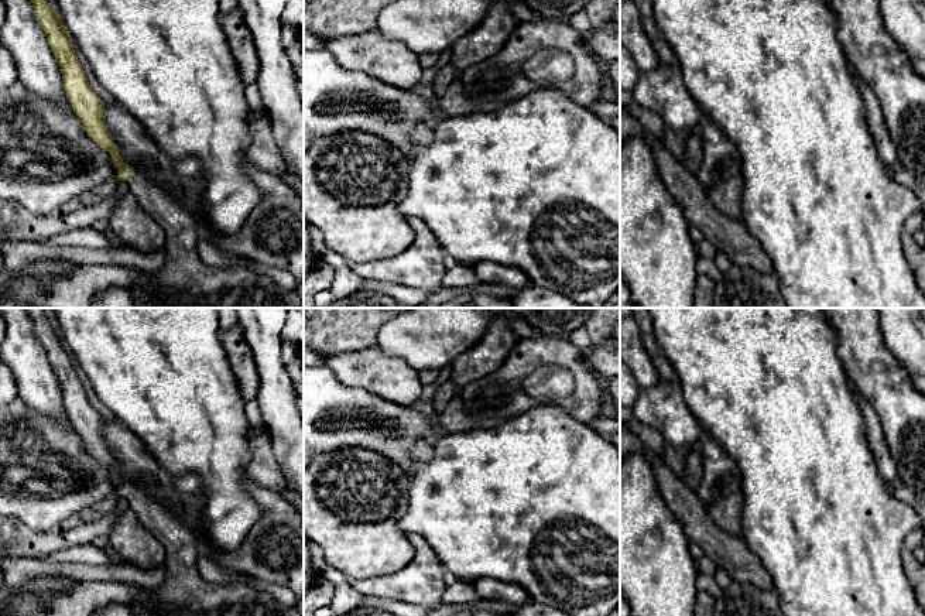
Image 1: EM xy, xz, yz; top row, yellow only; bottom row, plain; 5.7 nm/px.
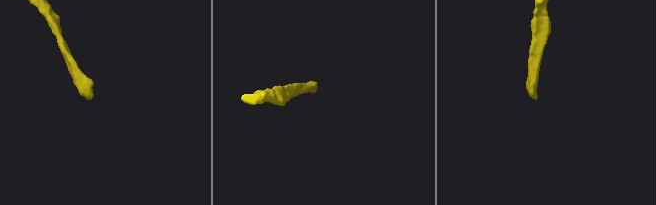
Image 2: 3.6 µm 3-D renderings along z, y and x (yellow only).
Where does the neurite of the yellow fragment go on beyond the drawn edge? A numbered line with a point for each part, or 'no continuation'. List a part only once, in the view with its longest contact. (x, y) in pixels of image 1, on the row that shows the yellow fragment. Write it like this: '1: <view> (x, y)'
1: xy (184, 281)

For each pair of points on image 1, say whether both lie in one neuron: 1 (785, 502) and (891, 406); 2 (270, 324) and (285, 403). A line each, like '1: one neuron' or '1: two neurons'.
1: two neurons
2: one neuron

